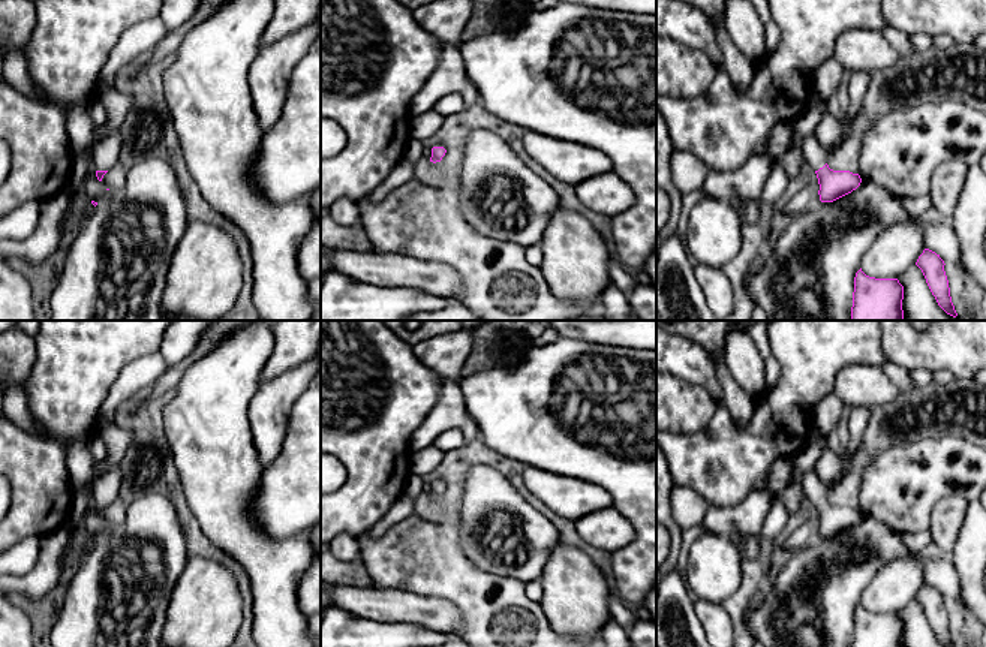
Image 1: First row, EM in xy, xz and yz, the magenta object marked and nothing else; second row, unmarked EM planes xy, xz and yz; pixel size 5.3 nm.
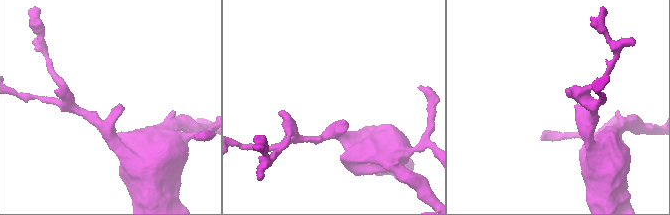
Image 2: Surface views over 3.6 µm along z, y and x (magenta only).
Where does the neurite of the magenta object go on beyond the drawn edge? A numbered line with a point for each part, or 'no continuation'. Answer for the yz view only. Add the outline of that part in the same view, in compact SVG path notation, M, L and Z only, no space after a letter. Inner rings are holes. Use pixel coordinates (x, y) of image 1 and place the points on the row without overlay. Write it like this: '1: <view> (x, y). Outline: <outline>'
1: yz (815, 490). Outline: M814 469L803 472L803 490L806 499L818 506L827 499L827 484L824 484Z

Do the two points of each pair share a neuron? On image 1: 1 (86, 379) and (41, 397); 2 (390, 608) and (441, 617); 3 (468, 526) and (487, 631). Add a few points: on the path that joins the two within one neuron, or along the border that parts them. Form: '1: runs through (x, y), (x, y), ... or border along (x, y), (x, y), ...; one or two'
1: runs through (75, 379), (56, 397), (51, 397); one
2: runs through (402, 608), (429, 610); one
3: border along (459, 535), (462, 551), (475, 566), (508, 578); two

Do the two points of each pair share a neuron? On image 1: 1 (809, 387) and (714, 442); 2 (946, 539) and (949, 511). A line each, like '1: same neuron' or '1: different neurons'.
1: same neuron
2: same neuron

